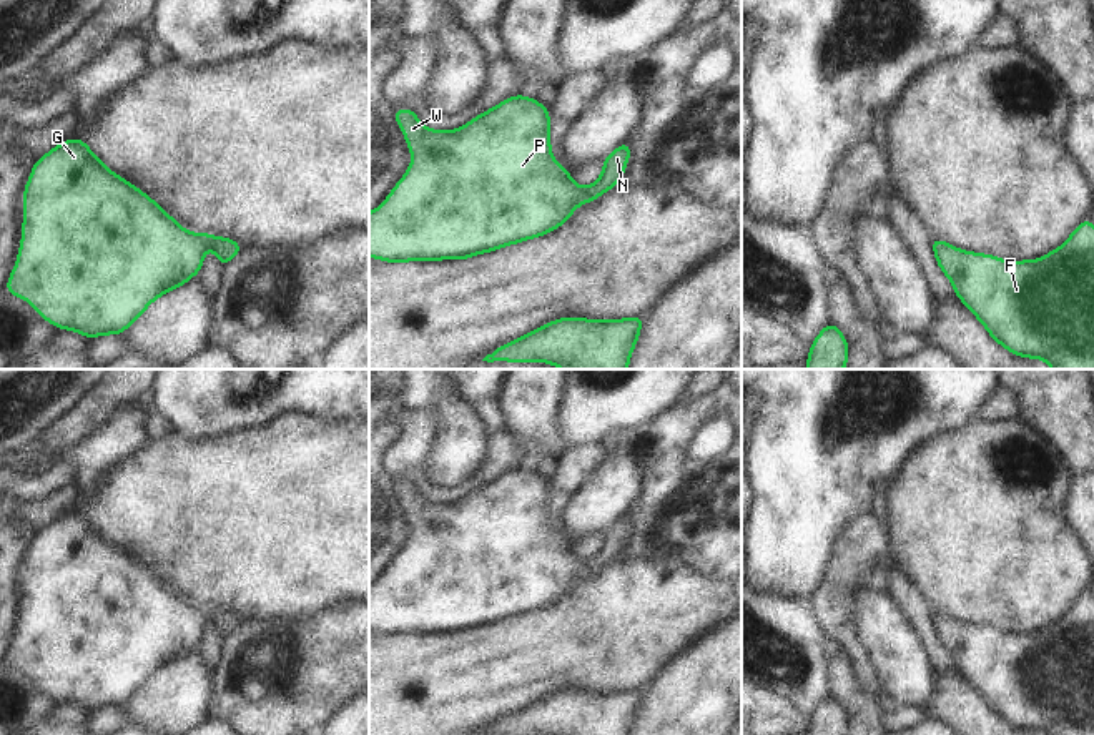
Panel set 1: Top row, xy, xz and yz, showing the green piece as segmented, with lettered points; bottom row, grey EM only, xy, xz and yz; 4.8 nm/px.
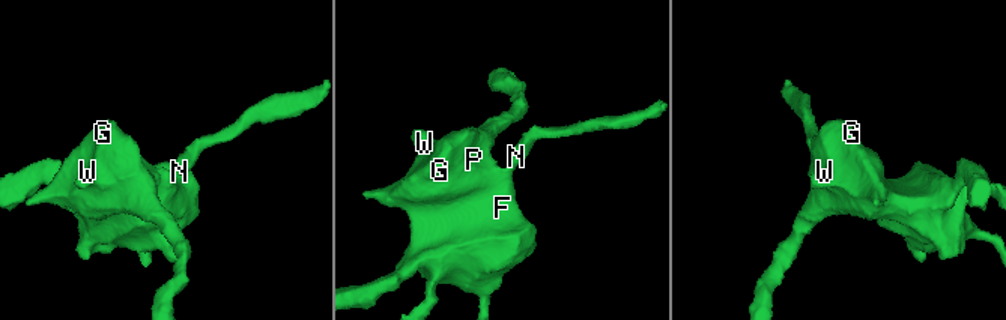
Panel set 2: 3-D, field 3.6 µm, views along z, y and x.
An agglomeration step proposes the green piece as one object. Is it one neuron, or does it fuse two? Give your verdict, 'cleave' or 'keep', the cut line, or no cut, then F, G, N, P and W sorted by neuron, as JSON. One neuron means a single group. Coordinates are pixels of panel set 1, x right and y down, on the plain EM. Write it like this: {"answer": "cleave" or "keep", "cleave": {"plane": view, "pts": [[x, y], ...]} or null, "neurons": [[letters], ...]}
{"answer": "keep", "cleave": null, "neurons": [["F", "G", "N", "P", "W"]]}

